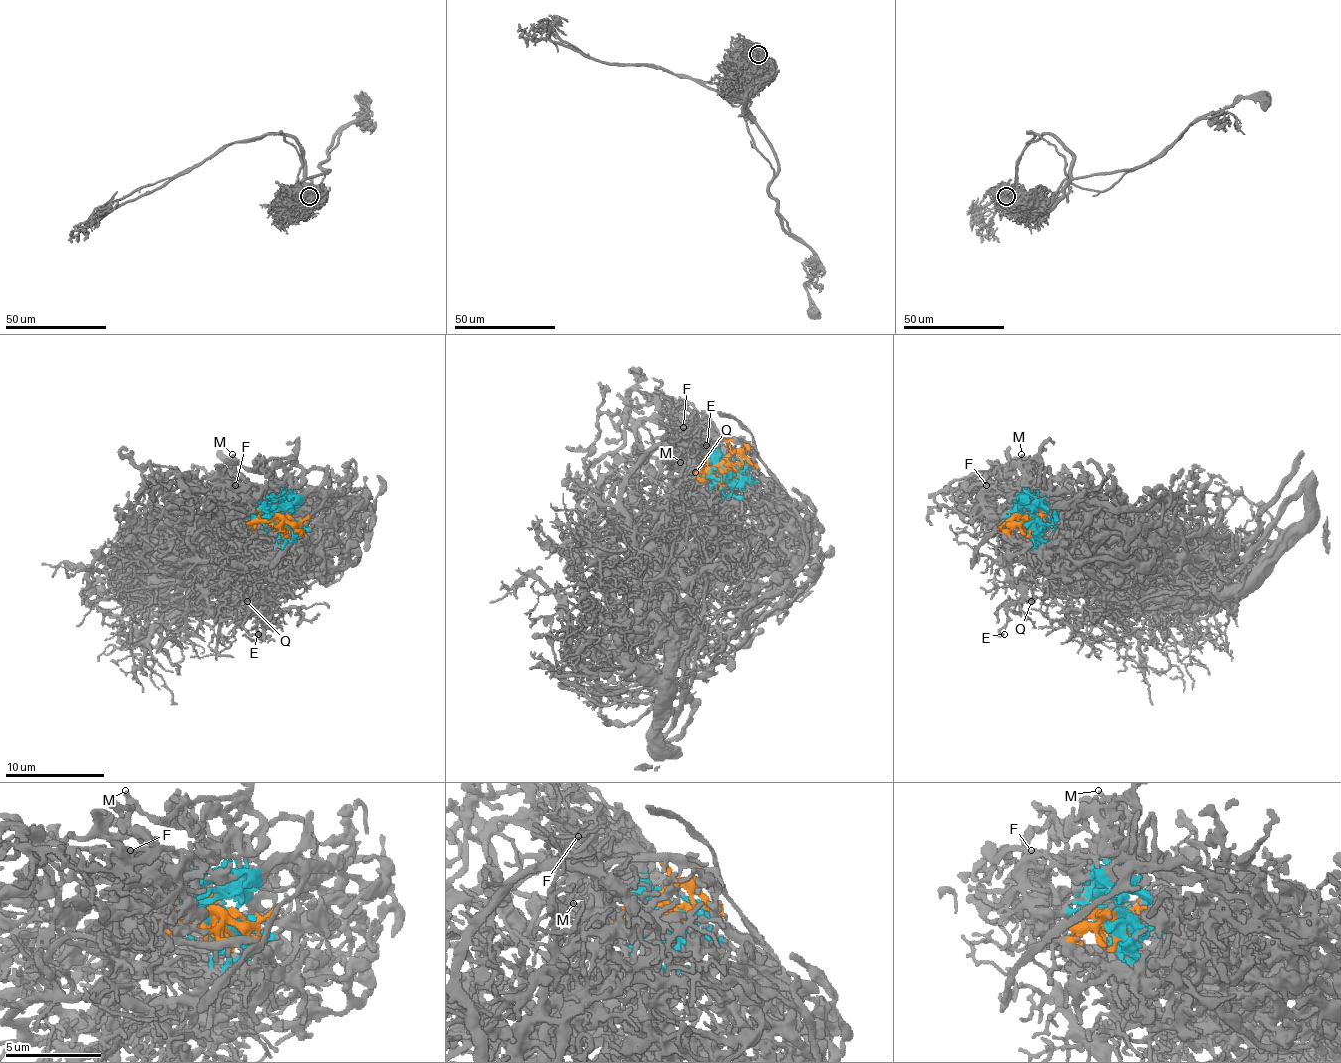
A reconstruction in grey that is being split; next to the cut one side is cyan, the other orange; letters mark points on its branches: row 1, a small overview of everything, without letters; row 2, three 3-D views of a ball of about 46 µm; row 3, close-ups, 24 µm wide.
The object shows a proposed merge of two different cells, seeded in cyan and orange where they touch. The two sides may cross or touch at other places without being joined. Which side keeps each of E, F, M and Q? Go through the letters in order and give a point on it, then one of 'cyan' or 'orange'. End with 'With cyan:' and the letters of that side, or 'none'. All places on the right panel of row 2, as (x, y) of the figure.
E: at (1004, 634); orange
F: at (986, 485); cyan
M: at (1021, 454); cyan
Q: at (1031, 601); orange
With cyan: F, M

